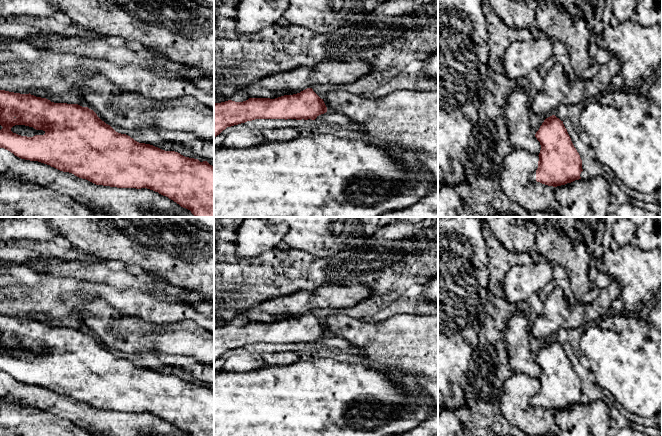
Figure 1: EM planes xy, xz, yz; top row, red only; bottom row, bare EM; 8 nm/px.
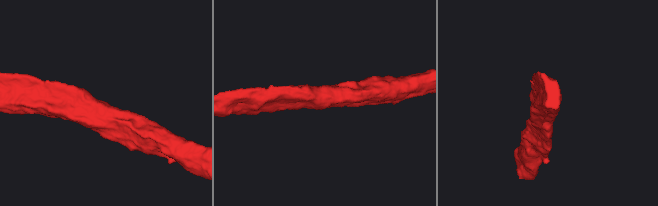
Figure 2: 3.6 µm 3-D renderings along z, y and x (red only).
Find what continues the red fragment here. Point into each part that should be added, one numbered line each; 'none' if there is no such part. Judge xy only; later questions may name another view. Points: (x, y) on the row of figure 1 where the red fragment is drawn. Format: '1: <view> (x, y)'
none

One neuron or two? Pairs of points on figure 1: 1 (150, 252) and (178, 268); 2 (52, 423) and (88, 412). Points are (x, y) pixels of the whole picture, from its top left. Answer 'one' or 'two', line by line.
1: one
2: two

